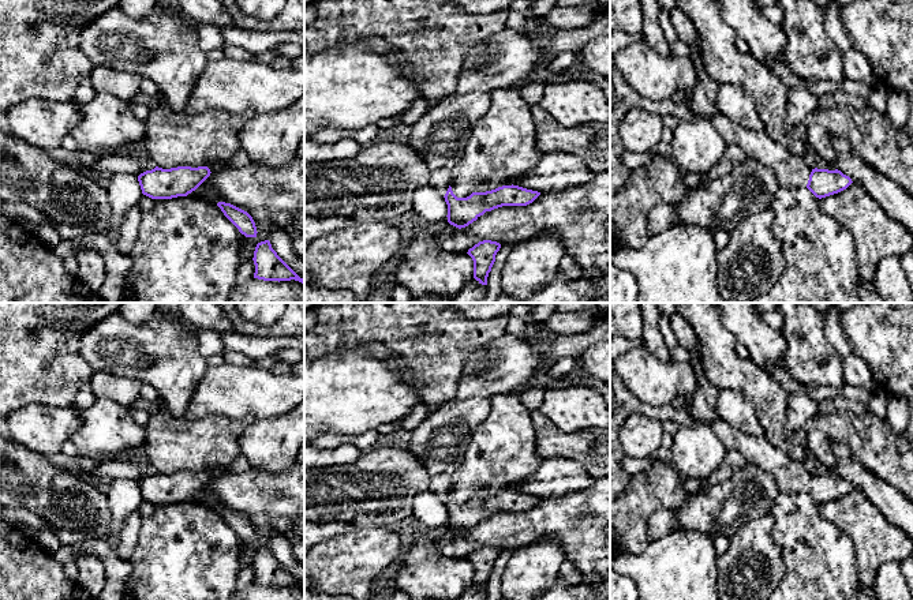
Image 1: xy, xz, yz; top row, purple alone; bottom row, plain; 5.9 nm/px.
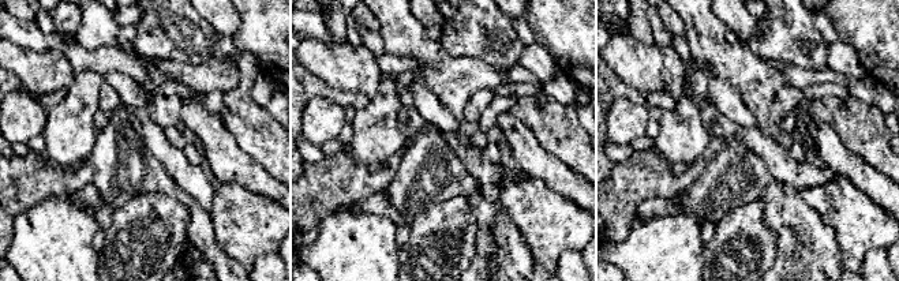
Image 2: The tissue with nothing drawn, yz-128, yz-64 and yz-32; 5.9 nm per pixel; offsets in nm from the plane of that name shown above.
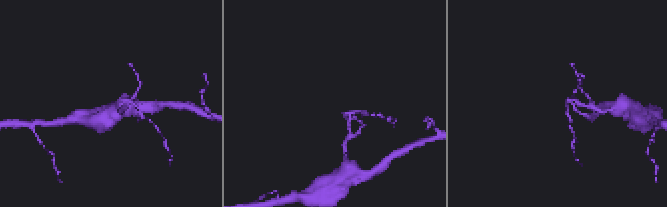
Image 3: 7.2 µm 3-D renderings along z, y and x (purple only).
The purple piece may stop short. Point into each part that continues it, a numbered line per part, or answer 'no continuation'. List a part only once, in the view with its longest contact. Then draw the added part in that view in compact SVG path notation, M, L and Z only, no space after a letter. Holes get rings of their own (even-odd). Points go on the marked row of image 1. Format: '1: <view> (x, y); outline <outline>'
1: yz (790, 171); outline M714 110L708 117L727 145L738 145L748 157L770 168L782 187L807 187L812 169L805 165L802 157L792 154L782 145L772 140L764 131L755 132L744 128L718 110Z

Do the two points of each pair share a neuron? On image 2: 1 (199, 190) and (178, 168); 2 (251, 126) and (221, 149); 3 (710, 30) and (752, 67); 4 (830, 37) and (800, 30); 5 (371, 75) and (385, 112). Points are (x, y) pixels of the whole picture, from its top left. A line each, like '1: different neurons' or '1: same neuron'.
1: same neuron
2: different neurons
3: same neuron
4: different neurons
5: different neurons

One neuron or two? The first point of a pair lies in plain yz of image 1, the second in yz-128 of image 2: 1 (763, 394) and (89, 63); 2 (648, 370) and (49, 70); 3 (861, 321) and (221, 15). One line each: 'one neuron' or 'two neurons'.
1: two neurons
2: one neuron
3: two neurons

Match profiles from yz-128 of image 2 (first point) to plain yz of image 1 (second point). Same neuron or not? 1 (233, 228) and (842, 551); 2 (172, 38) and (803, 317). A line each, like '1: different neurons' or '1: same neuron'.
1: different neurons
2: same neuron

